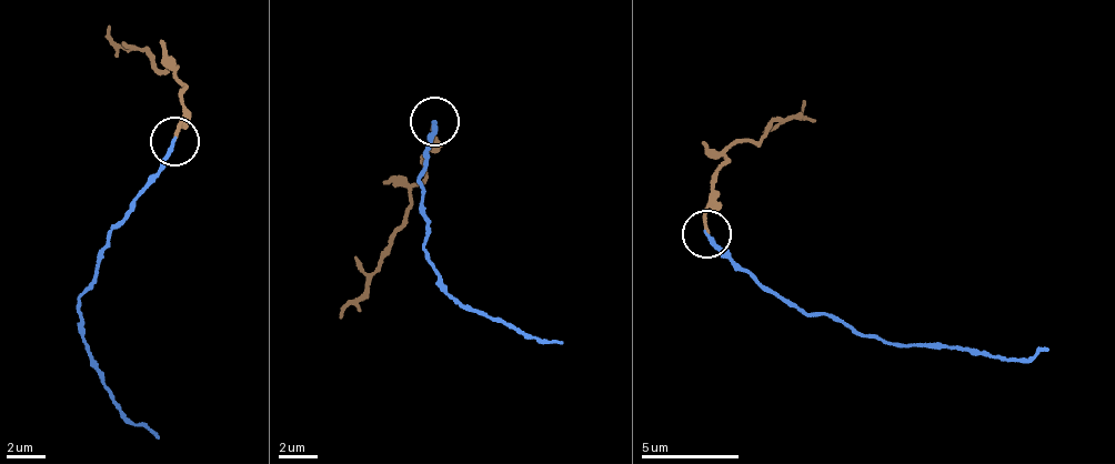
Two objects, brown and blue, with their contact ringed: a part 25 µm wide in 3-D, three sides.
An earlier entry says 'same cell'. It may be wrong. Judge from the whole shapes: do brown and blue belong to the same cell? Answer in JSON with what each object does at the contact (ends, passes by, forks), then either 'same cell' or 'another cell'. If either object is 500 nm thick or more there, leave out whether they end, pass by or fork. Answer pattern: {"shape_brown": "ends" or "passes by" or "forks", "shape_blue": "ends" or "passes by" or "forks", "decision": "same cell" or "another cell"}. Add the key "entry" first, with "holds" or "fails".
{"entry": "fails", "shape_brown": "ends", "shape_blue": "ends", "decision": "another cell"}

